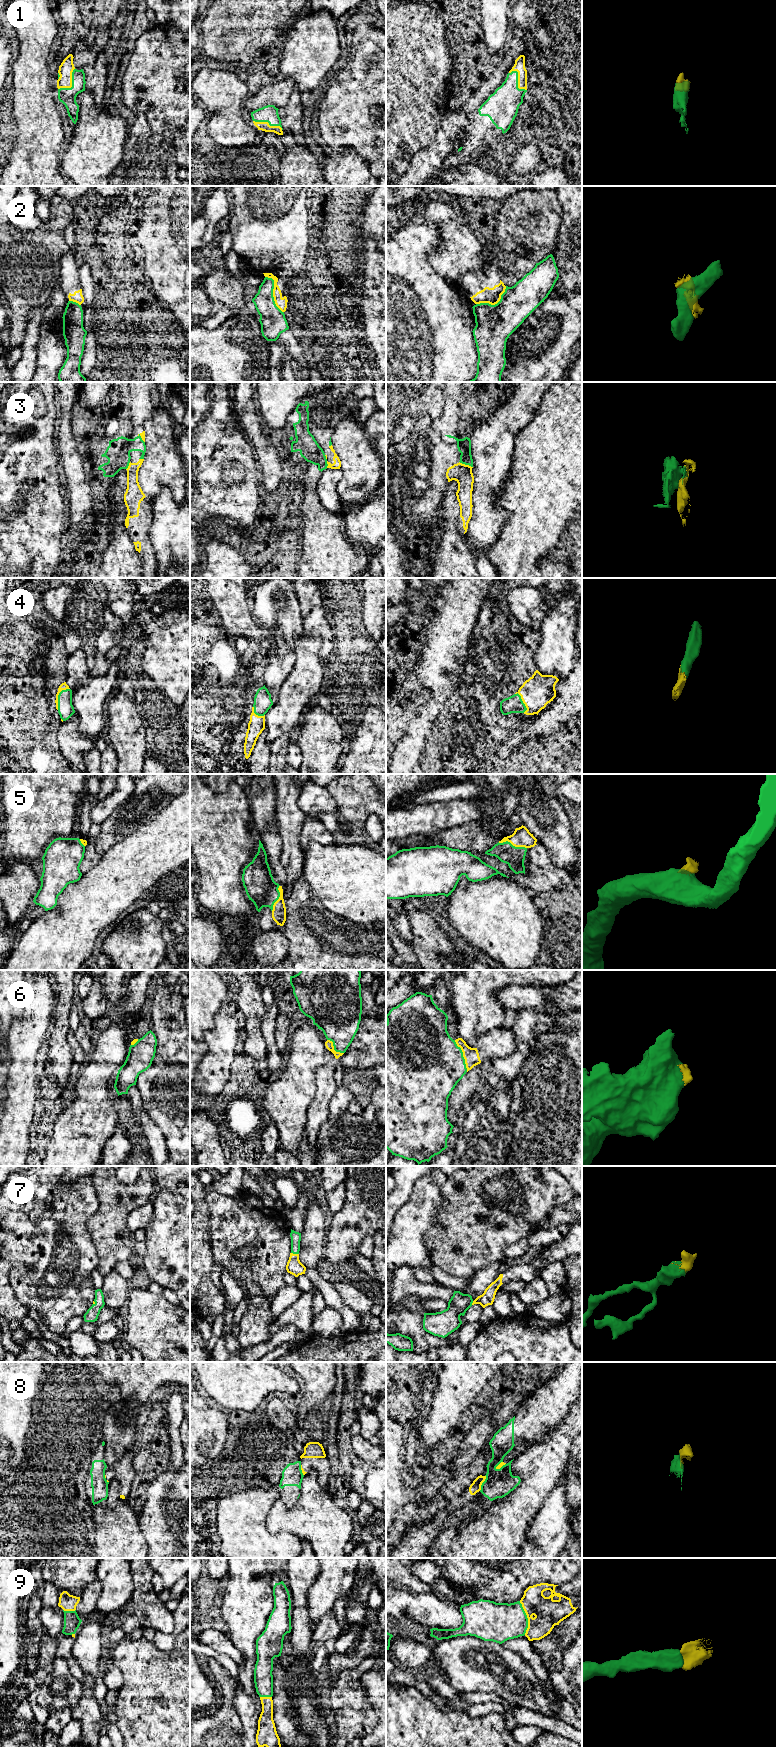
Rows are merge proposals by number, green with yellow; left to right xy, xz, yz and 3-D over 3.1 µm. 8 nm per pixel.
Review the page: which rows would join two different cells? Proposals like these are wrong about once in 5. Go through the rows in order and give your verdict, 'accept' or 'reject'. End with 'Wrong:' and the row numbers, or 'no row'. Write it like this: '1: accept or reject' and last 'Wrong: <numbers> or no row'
1: accept
2: reject
3: accept
4: accept
5: accept
6: accept
7: accept
8: reject
9: accept
Wrong: 2, 8

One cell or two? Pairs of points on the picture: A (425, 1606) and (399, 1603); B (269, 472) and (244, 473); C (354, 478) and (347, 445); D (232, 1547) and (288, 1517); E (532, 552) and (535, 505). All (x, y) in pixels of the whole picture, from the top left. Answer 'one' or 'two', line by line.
A: one
B: two
C: one
D: two
E: one

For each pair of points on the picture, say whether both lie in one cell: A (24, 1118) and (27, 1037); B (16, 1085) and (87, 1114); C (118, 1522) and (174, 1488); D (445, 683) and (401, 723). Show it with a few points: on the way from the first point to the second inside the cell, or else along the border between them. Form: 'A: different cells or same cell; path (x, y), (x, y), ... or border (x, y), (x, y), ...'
A: same cell; path (24, 1098), (26, 1057)
B: different cells; border (72, 1083), (71, 1097), (58, 1114)
C: different cells; border (138, 1516), (138, 1526), (144, 1539)
D: same cell; path (441, 696), (414, 722)

